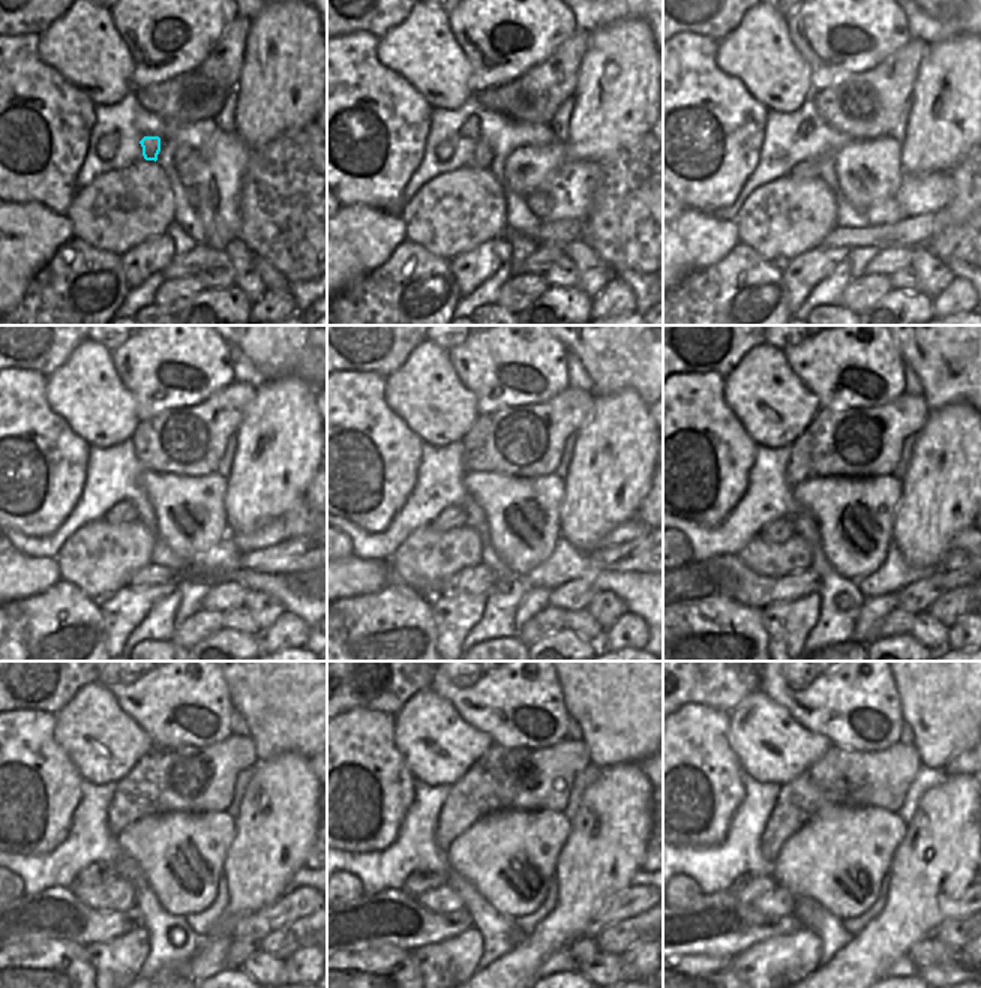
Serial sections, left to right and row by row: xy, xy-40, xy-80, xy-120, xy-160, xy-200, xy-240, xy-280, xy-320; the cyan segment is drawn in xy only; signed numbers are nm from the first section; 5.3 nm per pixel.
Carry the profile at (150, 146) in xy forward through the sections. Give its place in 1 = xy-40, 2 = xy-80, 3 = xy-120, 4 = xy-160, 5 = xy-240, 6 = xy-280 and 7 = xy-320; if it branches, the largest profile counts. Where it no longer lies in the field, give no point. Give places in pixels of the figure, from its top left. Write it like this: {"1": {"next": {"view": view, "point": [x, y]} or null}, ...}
{"1": {"next": {"view": "xy-40", "point": [482, 158]}}, "2": {"next": {"view": "xy-80", "point": [806, 170]}}, "3": {"next": {"view": "xy-120", "point": [125, 511]}}, "4": {"next": {"view": "xy-160", "point": [455, 516]}}, "5": {"next": {"view": "xy-240", "point": [96, 873]}}, "6": {"next": {"view": "xy-280", "point": [420, 882]}}, "7": {"next": {"view": "xy-320", "point": [747, 888]}}}

